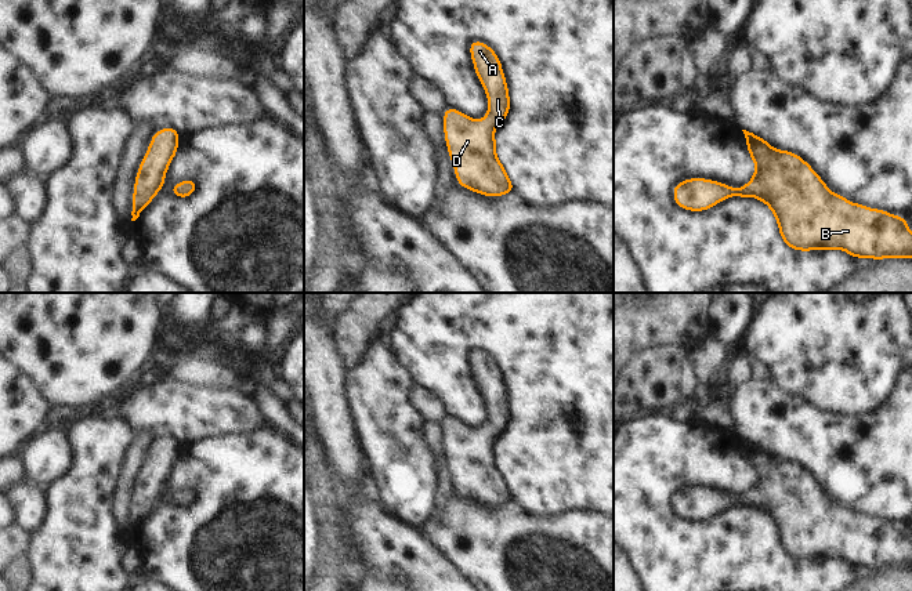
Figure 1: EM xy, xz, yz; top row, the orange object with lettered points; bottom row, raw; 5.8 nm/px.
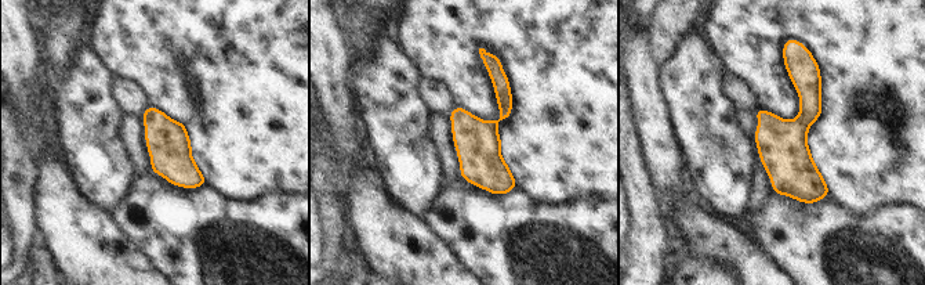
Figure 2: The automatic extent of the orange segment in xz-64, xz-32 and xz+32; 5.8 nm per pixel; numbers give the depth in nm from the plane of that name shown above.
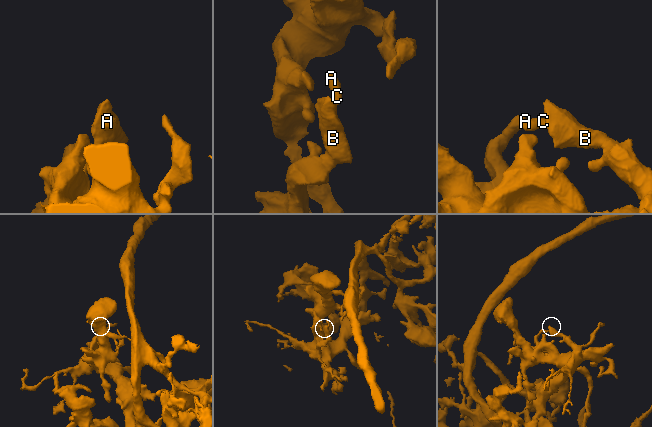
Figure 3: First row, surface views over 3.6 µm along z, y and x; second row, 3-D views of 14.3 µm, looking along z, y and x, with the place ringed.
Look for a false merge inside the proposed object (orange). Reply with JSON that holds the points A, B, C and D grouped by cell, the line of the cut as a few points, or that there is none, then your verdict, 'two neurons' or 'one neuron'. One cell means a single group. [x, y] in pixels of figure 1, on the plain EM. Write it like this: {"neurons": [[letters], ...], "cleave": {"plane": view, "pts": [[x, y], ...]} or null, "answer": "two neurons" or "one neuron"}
{"neurons": [["A", "B", "C", "D"]], "cleave": null, "answer": "one neuron"}

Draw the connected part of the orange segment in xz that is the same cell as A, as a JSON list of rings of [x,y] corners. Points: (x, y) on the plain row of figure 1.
[[[471,351],[470,365],[474,381],[488,409],[482,428],[448,417],[444,425],[444,445],[457,493],[482,505],[499,507],[514,500],[514,494],[496,464],[496,436],[510,423],[510,402],[502,370],[495,359],[482,351]]]

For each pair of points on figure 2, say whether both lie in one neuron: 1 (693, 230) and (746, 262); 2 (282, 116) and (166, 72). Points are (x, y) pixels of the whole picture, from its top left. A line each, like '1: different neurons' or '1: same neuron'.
1: same neuron
2: same neuron

